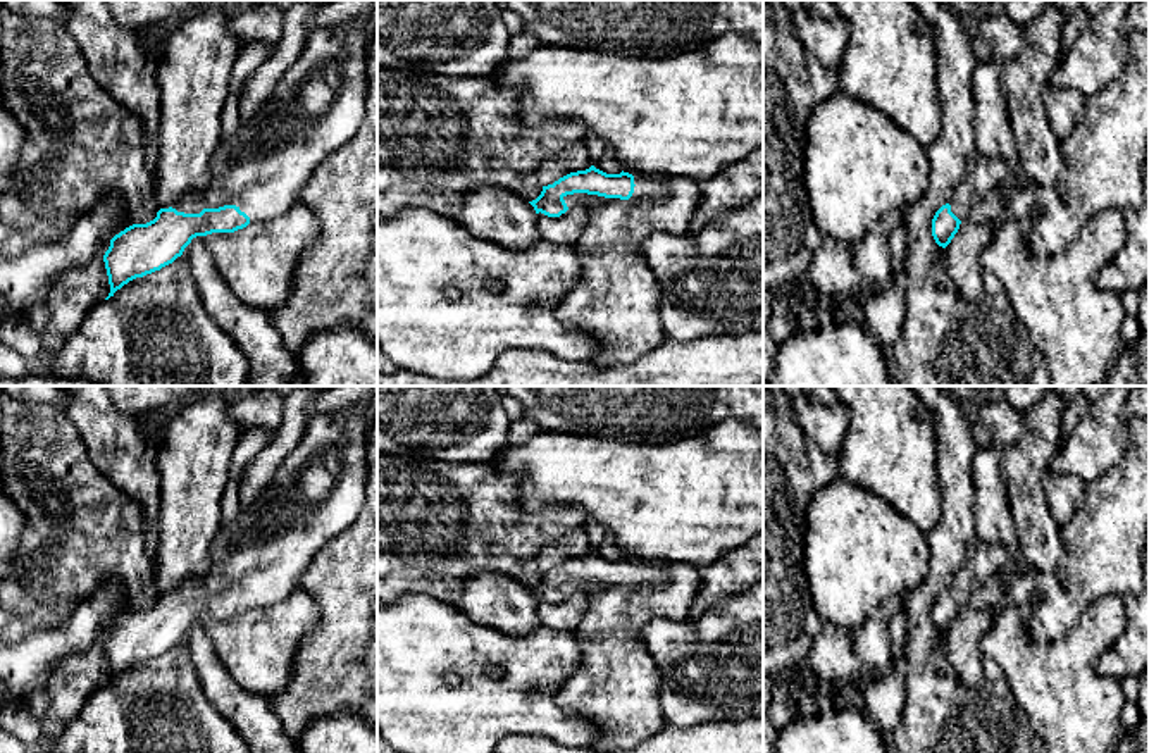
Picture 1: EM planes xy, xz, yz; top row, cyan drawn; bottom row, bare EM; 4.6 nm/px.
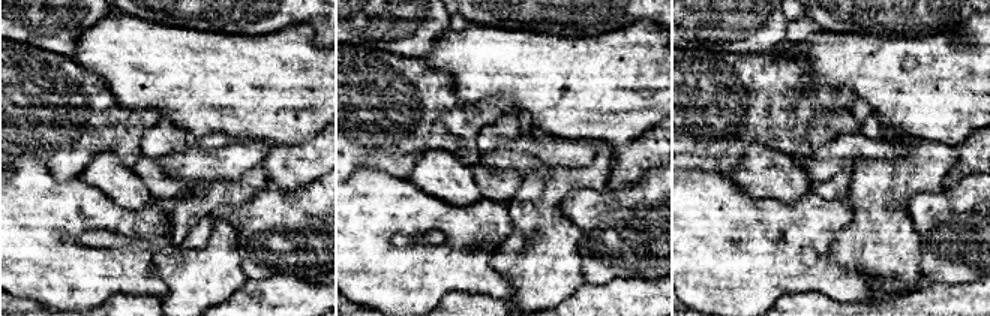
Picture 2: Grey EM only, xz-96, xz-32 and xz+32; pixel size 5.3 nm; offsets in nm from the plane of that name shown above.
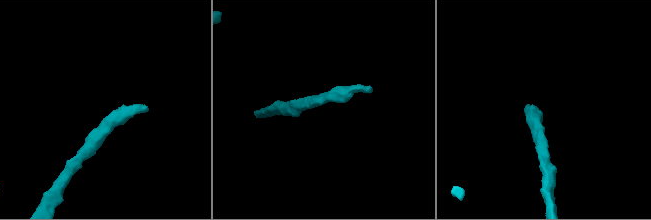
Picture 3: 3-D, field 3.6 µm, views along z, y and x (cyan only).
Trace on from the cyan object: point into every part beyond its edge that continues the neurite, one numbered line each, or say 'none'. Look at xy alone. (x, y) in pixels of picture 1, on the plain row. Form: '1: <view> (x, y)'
1: xy (321, 486)

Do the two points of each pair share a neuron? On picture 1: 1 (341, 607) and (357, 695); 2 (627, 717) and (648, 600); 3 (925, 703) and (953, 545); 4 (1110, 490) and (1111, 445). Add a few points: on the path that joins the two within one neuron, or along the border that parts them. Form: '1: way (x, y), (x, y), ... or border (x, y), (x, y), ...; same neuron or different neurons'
1: way (345, 629), (345, 664), (354, 672); same neuron
2: way (627, 688), (627, 629); same neuron
3: way (922, 664), (922, 598), (932, 584); same neuron
4: border (1129, 435), (1124, 457), (1086, 485); different neurons

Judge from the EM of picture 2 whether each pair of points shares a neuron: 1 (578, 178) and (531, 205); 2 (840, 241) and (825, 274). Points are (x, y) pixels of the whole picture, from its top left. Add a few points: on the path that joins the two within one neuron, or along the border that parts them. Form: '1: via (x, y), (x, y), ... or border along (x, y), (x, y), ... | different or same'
1: via (563, 177), (549, 177), (534, 190) | same
2: border along (840, 229), (833, 241), (830, 261), (863, 274) | different

